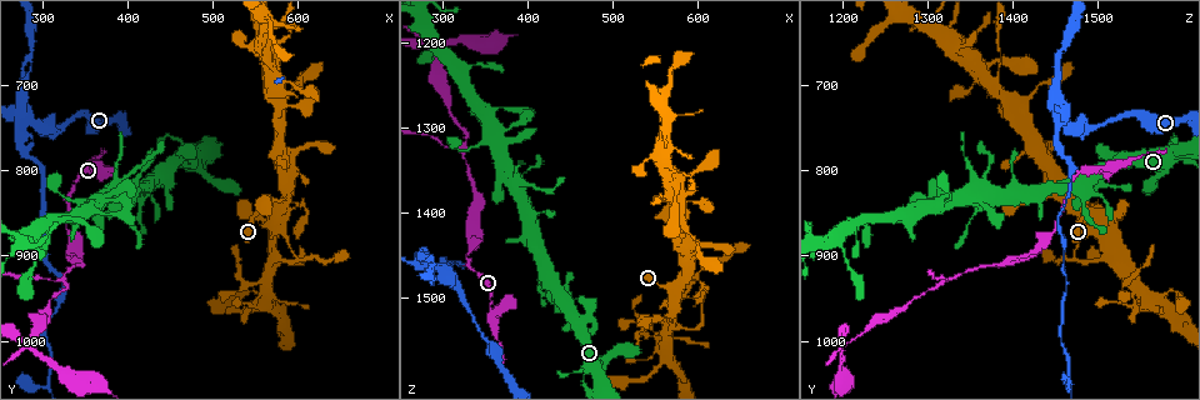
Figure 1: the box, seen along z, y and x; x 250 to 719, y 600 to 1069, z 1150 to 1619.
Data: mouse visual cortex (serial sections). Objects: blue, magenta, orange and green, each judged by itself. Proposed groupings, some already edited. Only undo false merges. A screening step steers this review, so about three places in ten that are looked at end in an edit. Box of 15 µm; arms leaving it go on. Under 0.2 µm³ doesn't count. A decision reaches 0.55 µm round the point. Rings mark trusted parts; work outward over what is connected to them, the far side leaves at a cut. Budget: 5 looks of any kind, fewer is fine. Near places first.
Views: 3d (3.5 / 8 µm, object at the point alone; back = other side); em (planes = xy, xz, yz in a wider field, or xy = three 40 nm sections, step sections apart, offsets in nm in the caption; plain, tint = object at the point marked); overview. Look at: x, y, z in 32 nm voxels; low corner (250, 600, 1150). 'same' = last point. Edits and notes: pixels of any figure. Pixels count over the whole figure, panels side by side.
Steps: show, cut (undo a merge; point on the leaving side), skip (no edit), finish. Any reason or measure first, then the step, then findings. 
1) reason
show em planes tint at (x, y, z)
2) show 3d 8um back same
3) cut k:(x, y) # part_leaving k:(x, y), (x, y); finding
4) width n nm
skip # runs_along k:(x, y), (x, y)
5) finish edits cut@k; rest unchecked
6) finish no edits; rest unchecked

abrupt turn
show 3d 3.5um back at (325, 930, 1325)

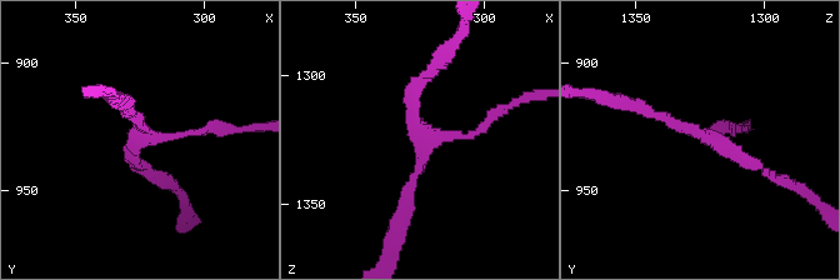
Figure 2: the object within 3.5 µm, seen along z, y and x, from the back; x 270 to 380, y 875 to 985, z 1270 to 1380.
show em xy step 5 tint at (323, 927, 1323)

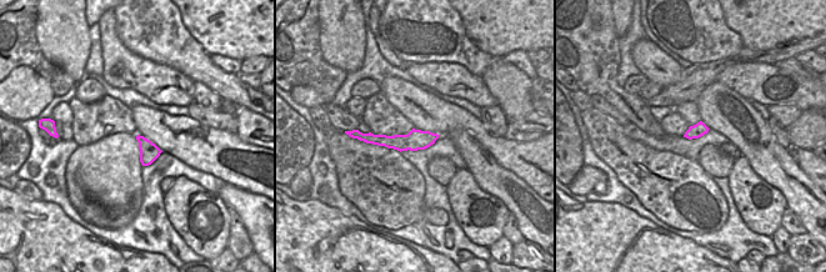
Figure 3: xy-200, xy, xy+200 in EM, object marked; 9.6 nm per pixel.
show em xy step 2 tint same

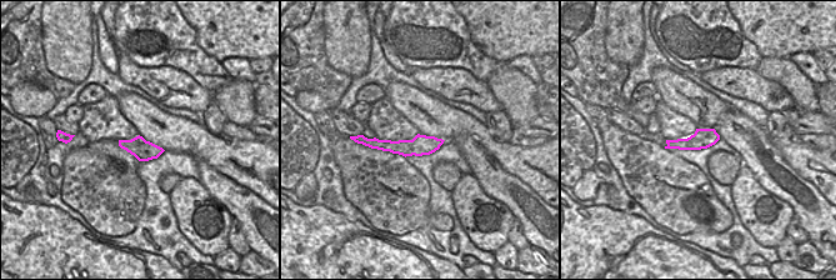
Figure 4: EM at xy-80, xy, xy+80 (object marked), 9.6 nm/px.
arm_widths 100, 150, 150 nm
skip # runs_along 2:(634, 103), (765, 173); one cell here

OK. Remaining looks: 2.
abrupt turn
show 3d 3.5um back at (285, 1005, 1200)

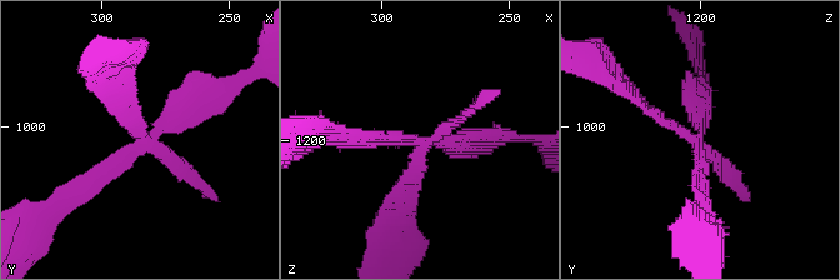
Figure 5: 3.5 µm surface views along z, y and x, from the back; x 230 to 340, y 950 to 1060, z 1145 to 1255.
show em planes tint at (284, 1004, 1204)

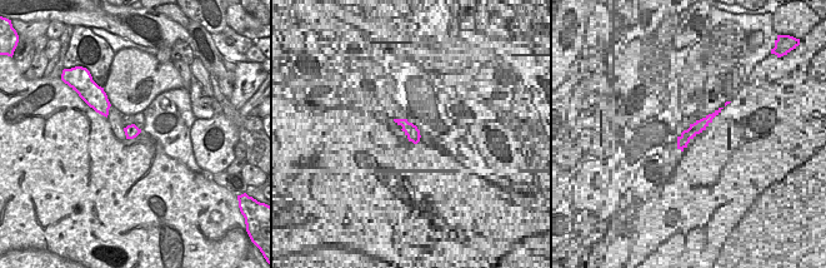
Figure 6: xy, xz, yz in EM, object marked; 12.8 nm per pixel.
width 170 nm
skip # runs_along 5:(634, 95), (695, 141), (701, 195); all the same cell

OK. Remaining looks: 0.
finish no edits; rest unchecked

